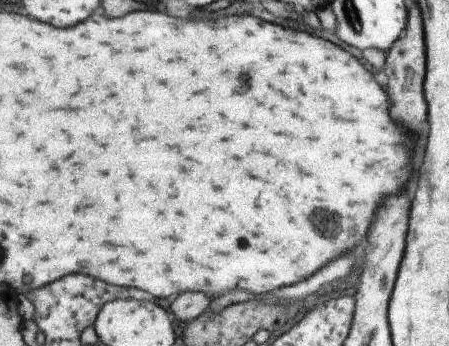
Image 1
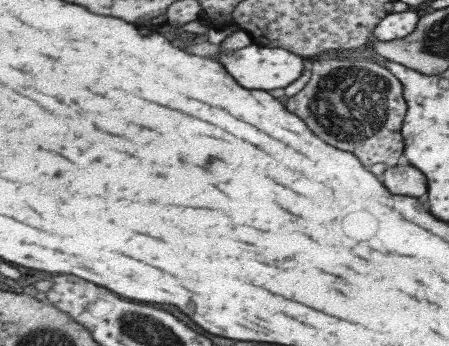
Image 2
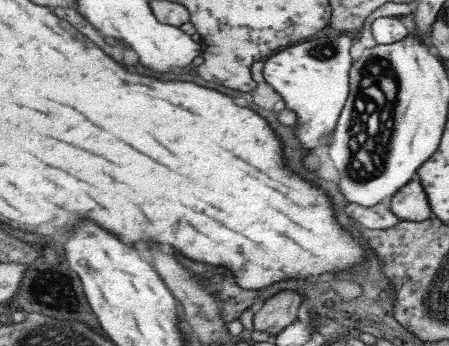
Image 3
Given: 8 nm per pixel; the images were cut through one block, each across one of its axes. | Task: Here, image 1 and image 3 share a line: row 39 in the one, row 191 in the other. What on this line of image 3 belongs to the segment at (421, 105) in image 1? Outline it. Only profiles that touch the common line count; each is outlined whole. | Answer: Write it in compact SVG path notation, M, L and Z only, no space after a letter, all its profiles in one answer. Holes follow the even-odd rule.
M411 182L411 186L403 190L403 194L397 194L397 198L389 202L389 210L403 222L409 222L409 220L421 222L431 216L427 206L427 192L419 182Z

